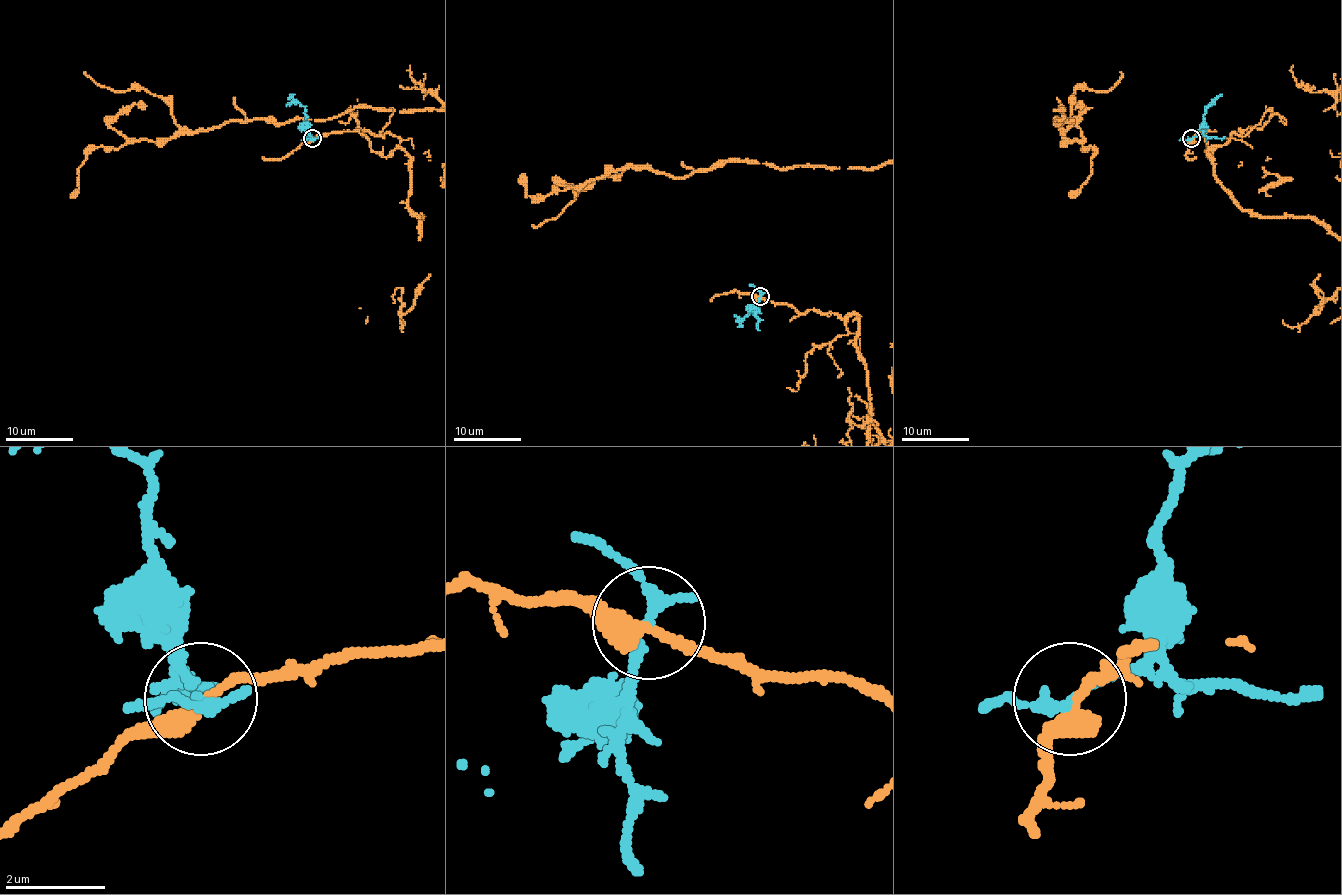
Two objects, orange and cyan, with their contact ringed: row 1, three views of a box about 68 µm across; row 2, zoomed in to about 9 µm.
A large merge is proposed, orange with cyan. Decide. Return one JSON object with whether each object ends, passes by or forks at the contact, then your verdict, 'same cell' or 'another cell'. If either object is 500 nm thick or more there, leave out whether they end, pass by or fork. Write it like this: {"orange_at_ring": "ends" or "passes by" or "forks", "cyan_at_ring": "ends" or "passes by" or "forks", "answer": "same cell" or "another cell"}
{"orange_at_ring": "passes by", "cyan_at_ring": "passes by", "answer": "another cell"}

